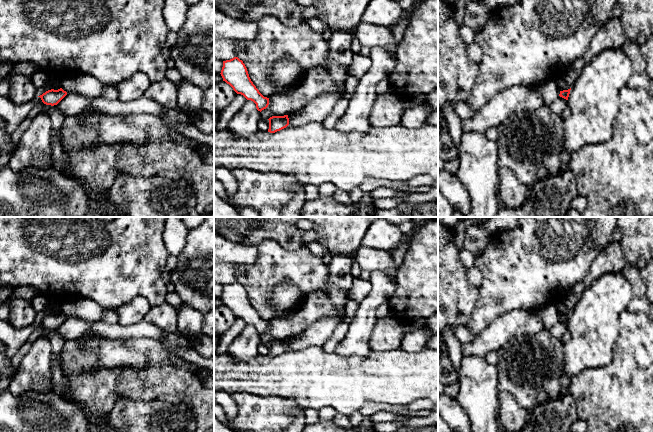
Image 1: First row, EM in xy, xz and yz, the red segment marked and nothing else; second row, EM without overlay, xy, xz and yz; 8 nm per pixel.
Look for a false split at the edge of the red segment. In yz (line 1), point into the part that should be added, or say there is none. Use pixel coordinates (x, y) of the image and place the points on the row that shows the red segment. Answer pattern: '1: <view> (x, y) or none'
1: none

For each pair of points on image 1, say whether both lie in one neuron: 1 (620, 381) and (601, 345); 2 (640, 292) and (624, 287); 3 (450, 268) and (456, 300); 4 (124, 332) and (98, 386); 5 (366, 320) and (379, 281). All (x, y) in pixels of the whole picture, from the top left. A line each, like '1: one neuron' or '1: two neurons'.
1: two neurons
2: two neurons
3: one neuron
4: two neurons
5: one neuron

